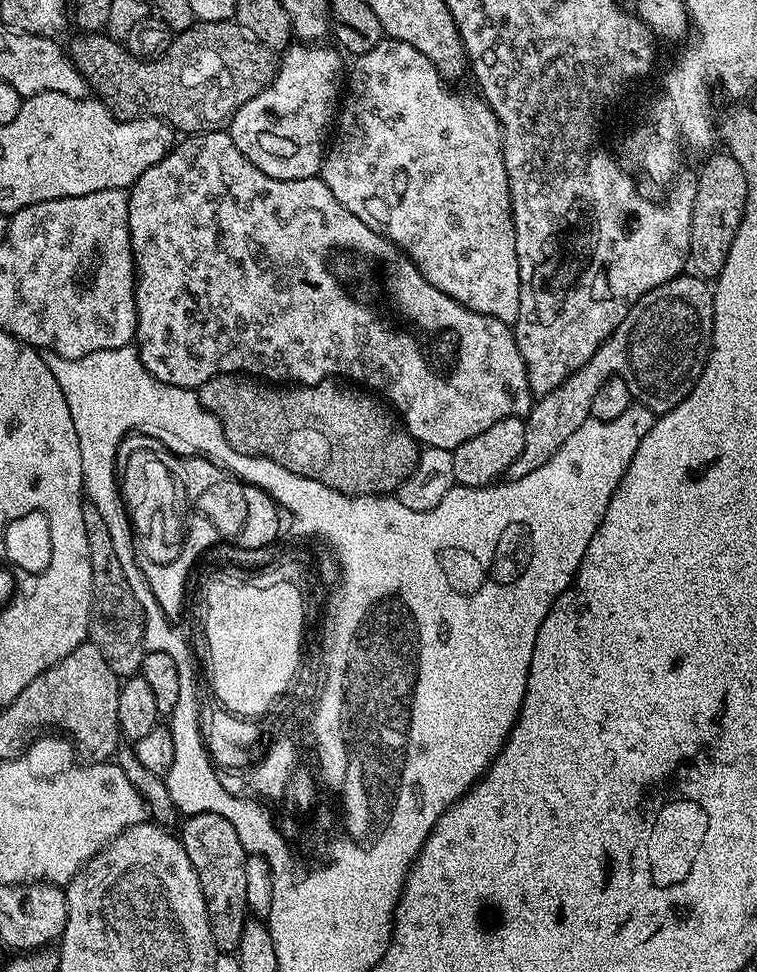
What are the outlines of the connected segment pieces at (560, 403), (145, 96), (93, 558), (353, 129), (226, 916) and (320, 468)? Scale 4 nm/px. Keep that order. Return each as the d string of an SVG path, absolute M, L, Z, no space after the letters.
M681 274L641 296L640 301L630 310L630 314L626 314L626 318L622 318L620 325L612 331L612 337L596 351L594 358L590 358L590 362L586 362L586 366L579 368L574 375L566 378L566 382L562 382L550 394L539 397L533 403L532 409L528 411L524 420L526 446L522 446L522 454L509 466L506 473L507 479L526 478L526 474L530 474L530 470L538 470L542 462L550 462L558 446L562 446L562 442L566 442L566 438L570 438L570 434L574 434L574 430L578 430L578 426L585 424L591 417L590 402L594 402L594 394L598 394L598 386L602 386L605 380L613 376L624 373L629 377L636 376L635 387L638 392L640 387L641 394L645 396L641 397L653 413L666 413L675 404L685 400L690 394L696 377L704 369L712 339L713 289L709 285L707 288L704 284L707 283L695 274Z
M235 19L197 22L173 39L172 45L156 60L131 56L121 41L107 34L76 34L66 51L84 75L89 89L118 120L143 120L145 116L166 120L184 134L219 132L229 127L232 115L262 90L271 86L278 71L277 53L247 32Z
M84 503L82 506L82 522L86 522L86 542L90 546L90 582L92 583L92 609L88 619L88 640L101 650L102 658L116 676L127 678L139 673L144 647L144 611L134 598L134 590L130 582L126 582L126 574L122 570L122 562L118 562L118 554L114 554L114 542L110 538L110 530L98 514L95 506Z
M385 38L378 46L374 46L374 50L355 57L351 62L353 63L352 73L349 76L347 73L346 76L346 91L343 93L342 103L338 108L338 123L334 128L334 139L327 149L322 165L322 179L330 190L330 194L334 194L334 198L338 198L338 202L342 202L342 206L346 206L350 214L362 218L366 226L370 226L381 236L387 236L439 292L456 300L463 308L468 308L471 312L493 316L495 320L515 321L520 301L520 279L518 278L516 239L512 225L512 199L506 178L504 149L500 146L500 124L496 121L496 115L491 112L483 99L476 98L472 108L468 104L463 104L454 93L448 92L449 85L438 74L430 58L426 58L426 54L414 50L414 46L401 40Z
M203 812L197 816L187 817L183 822L184 829L178 832L178 839L194 866L194 874L198 874L214 946L217 953L235 953L238 942L242 938L242 926L249 915L246 902L248 856L234 826L230 826L226 818L213 812Z
M224 372L202 385L198 395L204 409L218 418L226 442L242 454L273 460L294 474L322 482L326 487L344 492L347 496L395 493L402 482L410 478L420 457L421 445L416 443L416 439L387 403L381 402L371 391L356 386L343 388L340 384L343 383L329 378L320 384L277 386L244 374Z

